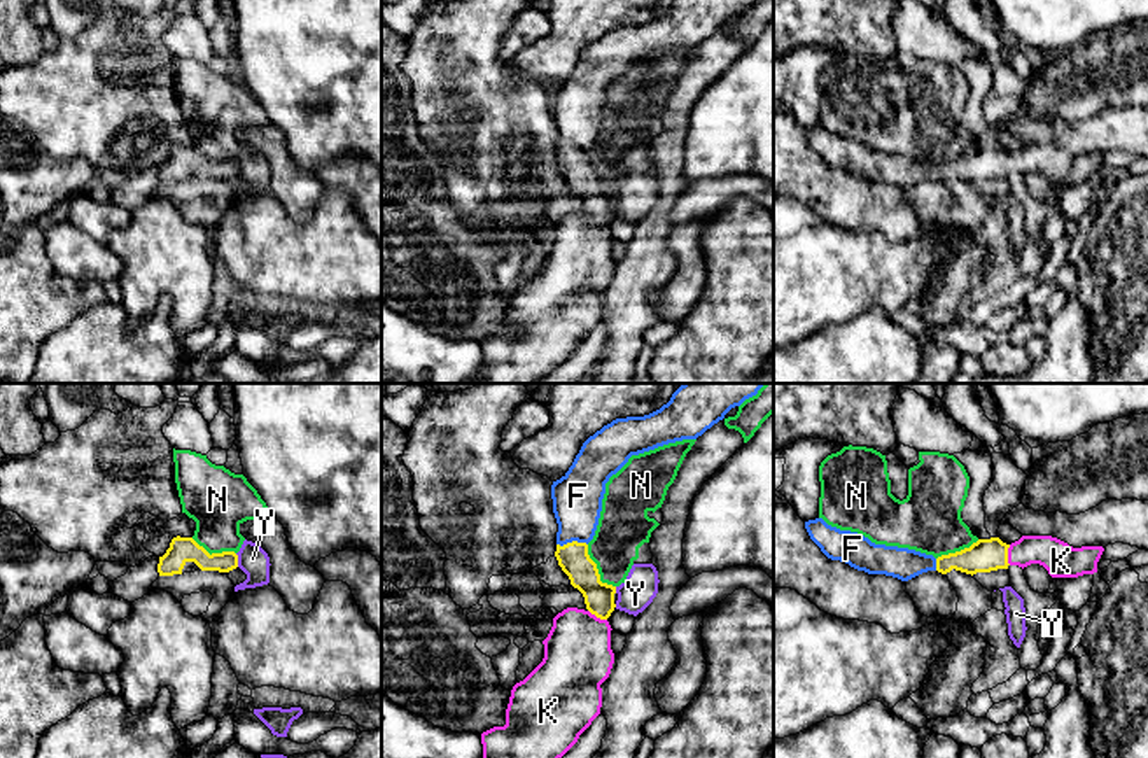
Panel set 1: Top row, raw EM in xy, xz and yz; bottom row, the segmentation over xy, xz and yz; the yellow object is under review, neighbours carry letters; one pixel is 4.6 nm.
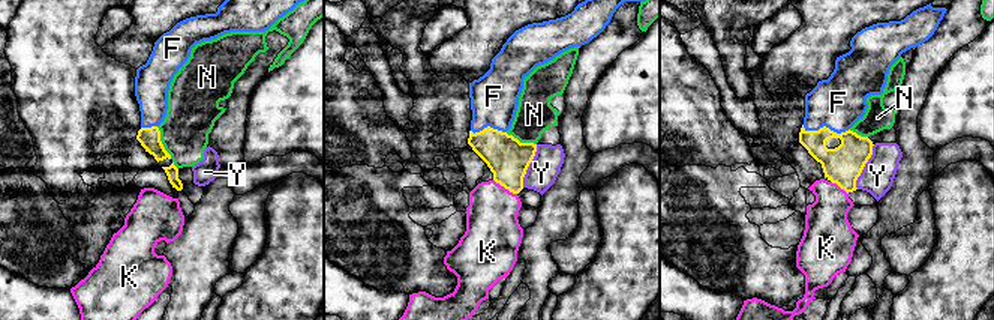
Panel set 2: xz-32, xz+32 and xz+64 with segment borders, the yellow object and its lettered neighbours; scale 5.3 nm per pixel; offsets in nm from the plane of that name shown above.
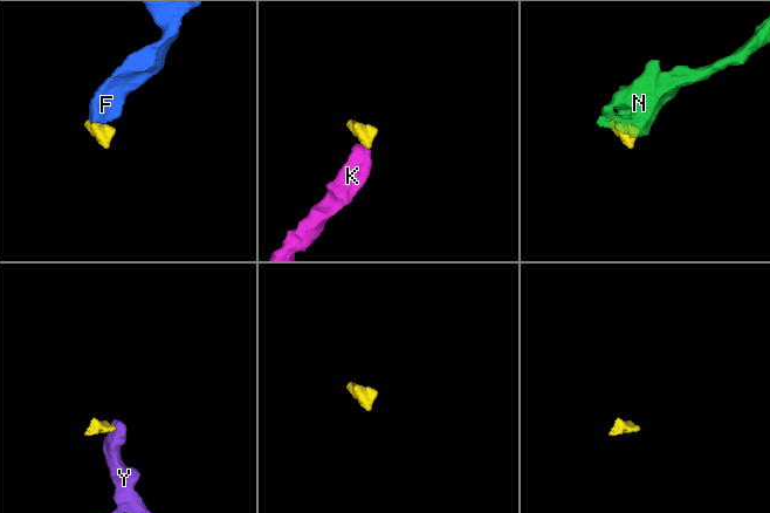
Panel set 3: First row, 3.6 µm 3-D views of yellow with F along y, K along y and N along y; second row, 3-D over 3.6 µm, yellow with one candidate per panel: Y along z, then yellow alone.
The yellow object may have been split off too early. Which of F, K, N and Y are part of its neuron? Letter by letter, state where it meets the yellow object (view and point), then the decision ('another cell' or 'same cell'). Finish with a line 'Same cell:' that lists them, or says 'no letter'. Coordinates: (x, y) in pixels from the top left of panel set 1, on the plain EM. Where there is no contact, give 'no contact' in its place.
F: meets yellow in xz at (573, 149); same cell
K: meets yellow in yz at (1007, 163); same cell
N: meets yellow in xz at (597, 177); another cell
Y: meets yellow in xy at (237, 168); another cell
Same cell: F, K

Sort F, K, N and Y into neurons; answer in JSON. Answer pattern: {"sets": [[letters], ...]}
{"sets": [["F", "K"], ["N", "Y"]]}

